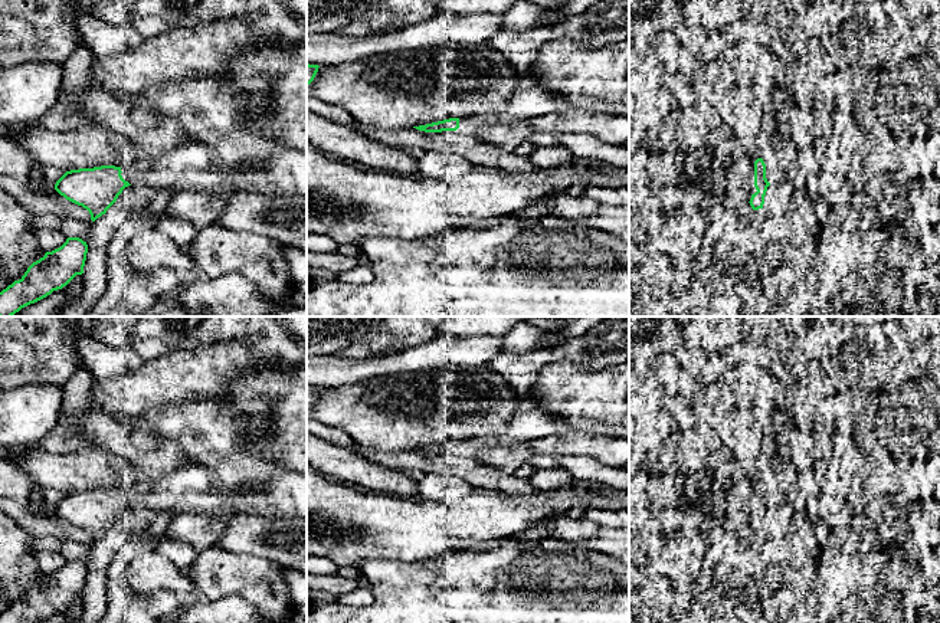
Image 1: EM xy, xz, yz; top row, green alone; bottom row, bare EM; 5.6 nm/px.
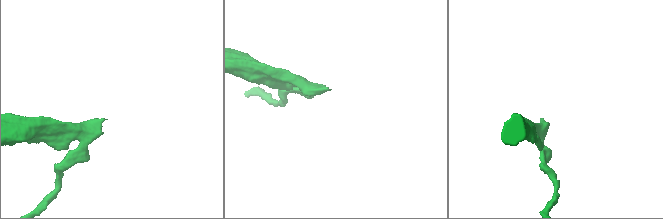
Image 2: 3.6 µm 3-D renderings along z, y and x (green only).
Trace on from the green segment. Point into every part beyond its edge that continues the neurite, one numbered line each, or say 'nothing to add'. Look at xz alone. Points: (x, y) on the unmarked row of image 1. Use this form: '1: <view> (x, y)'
1: xz (613, 452)

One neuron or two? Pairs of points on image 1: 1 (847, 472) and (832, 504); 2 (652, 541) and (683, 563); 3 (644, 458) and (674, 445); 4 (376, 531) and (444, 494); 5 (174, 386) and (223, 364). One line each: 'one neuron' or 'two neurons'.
1: two neurons
2: one neuron
3: one neuron
4: two neurons
5: one neuron

